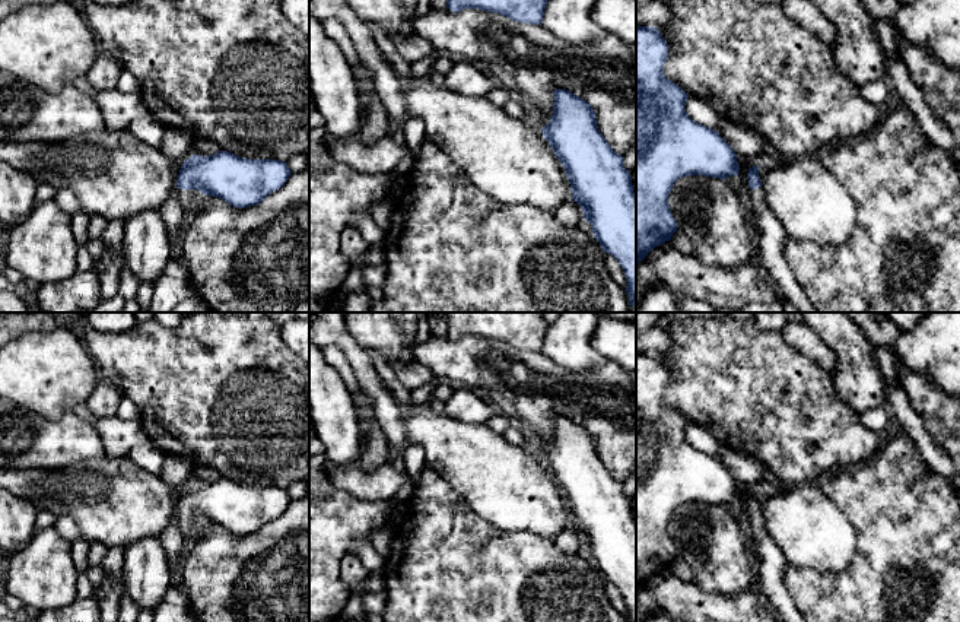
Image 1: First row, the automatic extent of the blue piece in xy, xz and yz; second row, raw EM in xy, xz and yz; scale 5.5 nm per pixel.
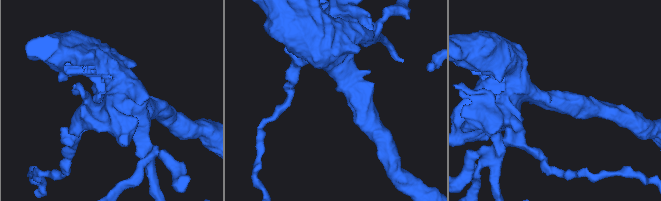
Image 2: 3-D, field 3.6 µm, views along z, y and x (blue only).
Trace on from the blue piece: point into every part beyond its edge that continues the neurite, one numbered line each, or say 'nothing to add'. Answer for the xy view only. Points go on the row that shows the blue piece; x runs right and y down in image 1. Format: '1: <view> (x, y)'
1: xy (188, 199)

